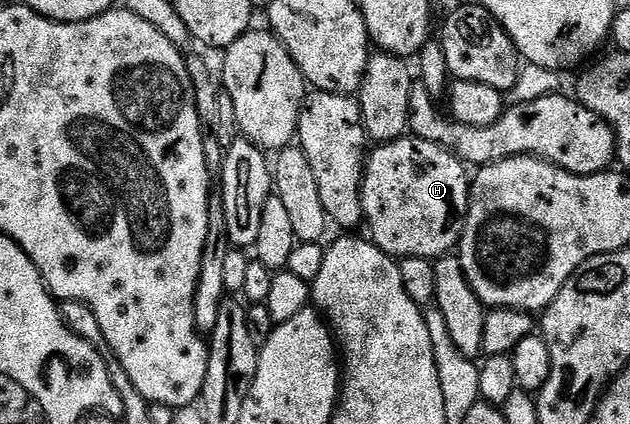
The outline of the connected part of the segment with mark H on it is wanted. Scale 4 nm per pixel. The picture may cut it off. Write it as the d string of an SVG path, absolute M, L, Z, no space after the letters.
M405 135L388 144L377 144L369 152L364 166L364 185L361 187L364 204L364 221L383 253L393 259L405 257L426 257L439 259L449 256L459 246L464 233L464 216L468 213L470 173L455 153L423 141L420 137Z

